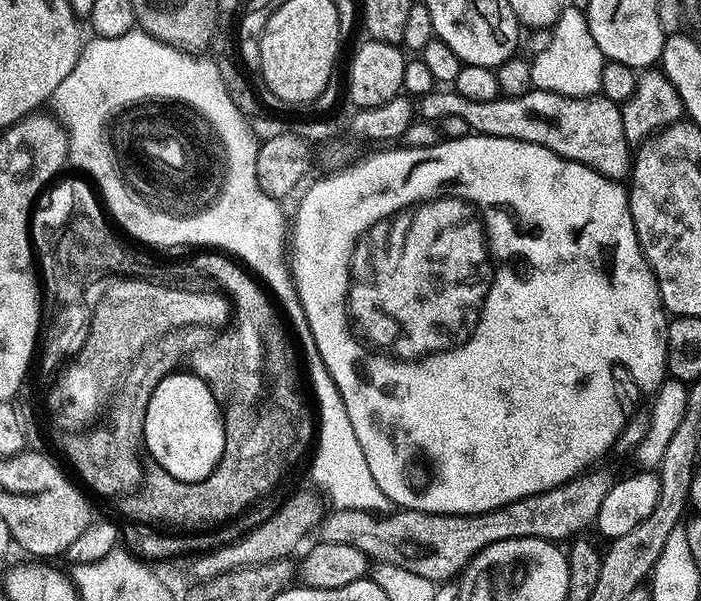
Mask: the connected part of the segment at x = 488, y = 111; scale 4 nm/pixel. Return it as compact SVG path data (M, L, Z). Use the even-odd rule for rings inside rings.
M433 90L430 94L419 97L419 115L429 122L439 122L451 116L457 116L465 120L466 126L473 133L477 132L480 135L477 137L480 138L491 138L496 142L502 140L530 142L534 146L542 146L562 158L584 164L596 172L601 172L609 180L617 182L623 181L631 173L634 152L626 138L626 130L622 130L620 104L617 101L607 100L604 94L563 96L553 92L533 90L521 96L499 95L490 102L470 102L470 98L462 98L462 94L458 94L454 90L448 90L448 92L440 91Z

